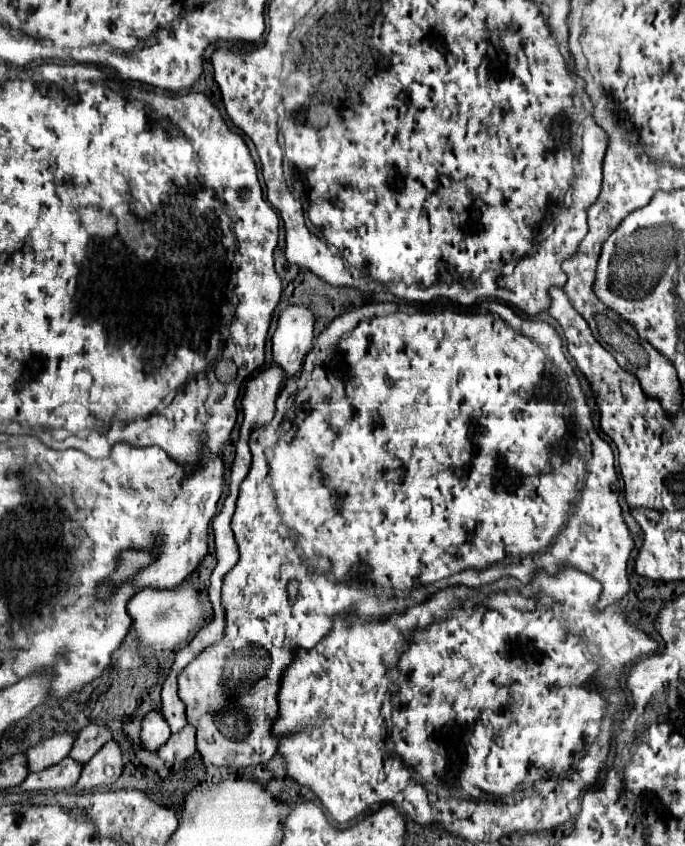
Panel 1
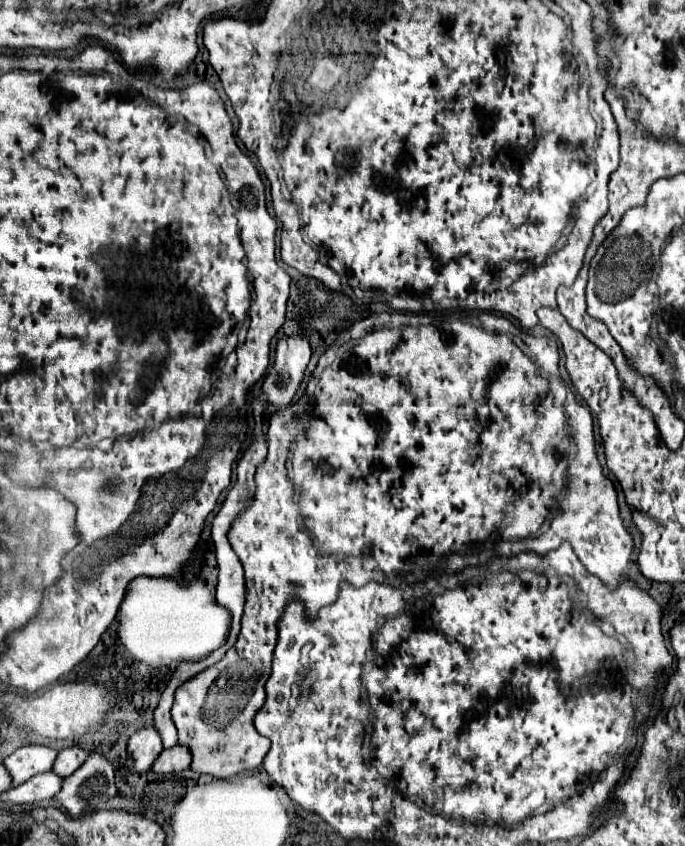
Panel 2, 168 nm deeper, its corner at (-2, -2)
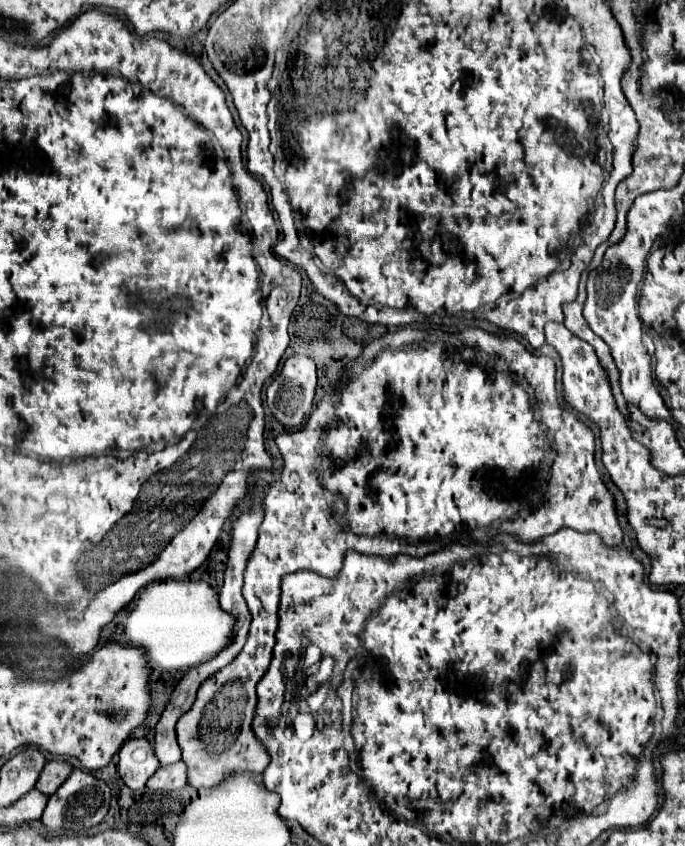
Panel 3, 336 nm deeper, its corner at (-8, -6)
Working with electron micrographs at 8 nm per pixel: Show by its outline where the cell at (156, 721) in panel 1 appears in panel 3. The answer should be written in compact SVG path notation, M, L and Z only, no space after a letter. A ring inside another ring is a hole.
M146 737L128 739L122 745L118 771L122 781L132 791L142 791L146 787L146 781L154 775L158 767L160 767L160 761L156 761L154 749Z

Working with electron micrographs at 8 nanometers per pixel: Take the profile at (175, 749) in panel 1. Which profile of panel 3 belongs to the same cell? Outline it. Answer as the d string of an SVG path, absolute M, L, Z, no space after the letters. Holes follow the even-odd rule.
M178 761L176 765L168 765L168 767L160 767L150 781L146 783L146 787L154 789L154 791L174 791L174 789L182 789L186 785L186 765L184 761Z

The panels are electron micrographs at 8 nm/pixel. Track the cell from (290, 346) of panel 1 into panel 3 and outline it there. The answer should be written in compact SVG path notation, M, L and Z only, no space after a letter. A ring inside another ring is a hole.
M292 355L286 359L282 371L278 373L276 381L272 381L266 389L266 403L270 413L288 429L298 427L304 417L312 411L312 401L314 401L314 391L316 391L316 365L308 355Z

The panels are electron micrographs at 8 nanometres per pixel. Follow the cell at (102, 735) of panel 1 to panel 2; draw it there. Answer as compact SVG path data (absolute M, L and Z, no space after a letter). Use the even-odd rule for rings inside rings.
M76 745L66 747L66 749L62 749L62 751L58 753L52 771L54 771L56 775L60 775L60 777L68 777L68 775L72 775L72 773L86 761L88 755L90 755L90 751L80 749L80 747L76 747Z

